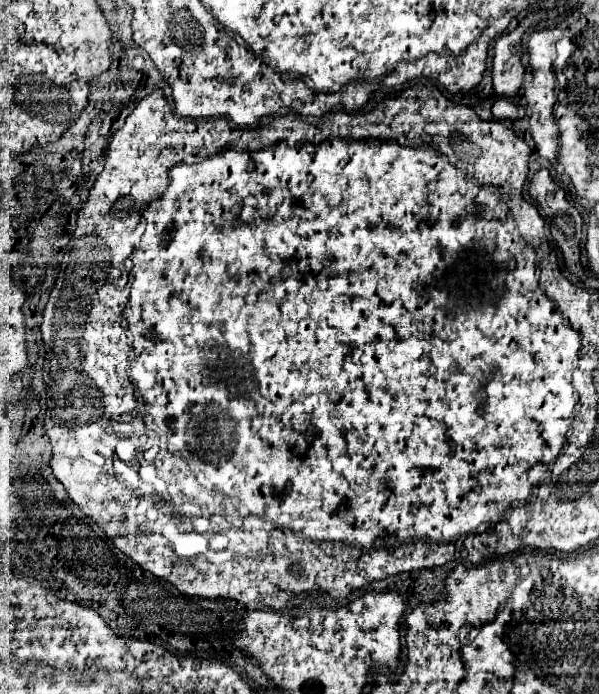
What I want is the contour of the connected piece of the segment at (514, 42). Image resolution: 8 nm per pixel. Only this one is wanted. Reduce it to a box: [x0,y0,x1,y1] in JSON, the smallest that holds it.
[492,25,528,97]

